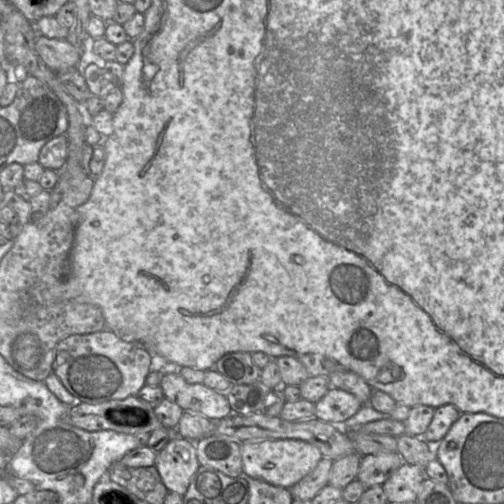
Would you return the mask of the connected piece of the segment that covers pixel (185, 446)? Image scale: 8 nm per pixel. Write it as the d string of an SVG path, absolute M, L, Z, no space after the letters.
M177 434L157 453L155 467L168 492L183 496L199 468L195 442Z

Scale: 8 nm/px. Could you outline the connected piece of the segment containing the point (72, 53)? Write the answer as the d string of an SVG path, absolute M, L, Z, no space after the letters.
M39 35L35 46L43 62L54 72L77 67L80 63L79 51L67 39Z

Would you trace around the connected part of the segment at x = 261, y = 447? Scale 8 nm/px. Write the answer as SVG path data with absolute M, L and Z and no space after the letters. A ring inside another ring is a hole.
M297 439L247 440L240 448L243 474L287 489L311 473L323 458L316 446Z

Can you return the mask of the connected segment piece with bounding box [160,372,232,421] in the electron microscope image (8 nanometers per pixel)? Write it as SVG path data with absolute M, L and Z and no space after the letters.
M166 372L160 387L165 398L176 403L184 412L201 414L211 421L219 421L232 413L223 392L203 383L190 384L178 372Z

